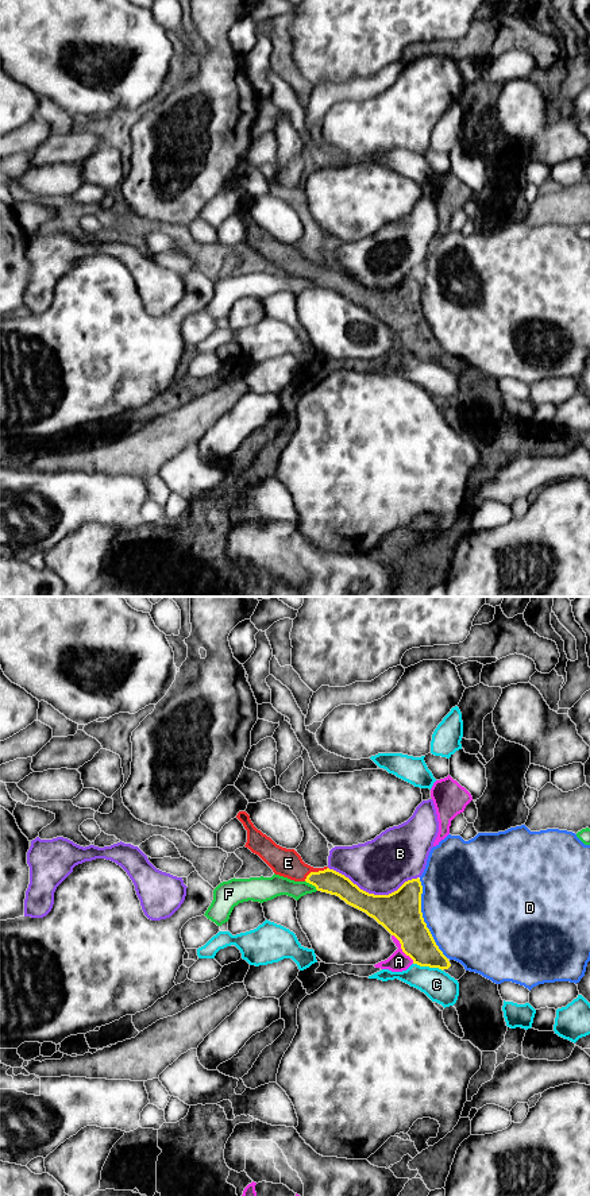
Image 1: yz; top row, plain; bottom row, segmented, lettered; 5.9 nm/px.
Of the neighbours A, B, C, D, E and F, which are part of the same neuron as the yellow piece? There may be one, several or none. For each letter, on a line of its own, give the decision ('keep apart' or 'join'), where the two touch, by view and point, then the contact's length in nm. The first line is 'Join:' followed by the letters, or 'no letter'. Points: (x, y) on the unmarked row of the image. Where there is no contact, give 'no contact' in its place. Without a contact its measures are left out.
Join: E
A: keep apart | yz (401, 343) | 220 nm
B: keep apart | yz (373, 289) | 550 nm
C: keep apart | yz (428, 361) | 180 nm
D: keep apart | yz (423, 315) | 500 nm
E: join | yz (315, 267) | 170 nm
F: keep apart | yz (312, 280) | 100 nm

